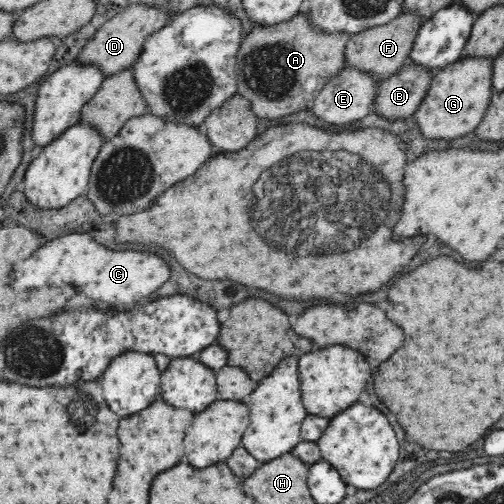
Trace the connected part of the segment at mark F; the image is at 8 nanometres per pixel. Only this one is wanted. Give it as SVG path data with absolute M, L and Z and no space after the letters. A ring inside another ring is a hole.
M410 10L401 13L388 24L372 27L351 35L350 41L346 44L347 65L362 72L373 74L379 80L395 74L409 61L416 35L423 22L425 19L422 16Z

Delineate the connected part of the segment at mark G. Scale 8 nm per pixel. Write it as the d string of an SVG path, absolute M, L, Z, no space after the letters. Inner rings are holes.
M460 57L456 63L435 71L430 88L413 114L426 138L458 138L476 130L493 95L493 58Z

